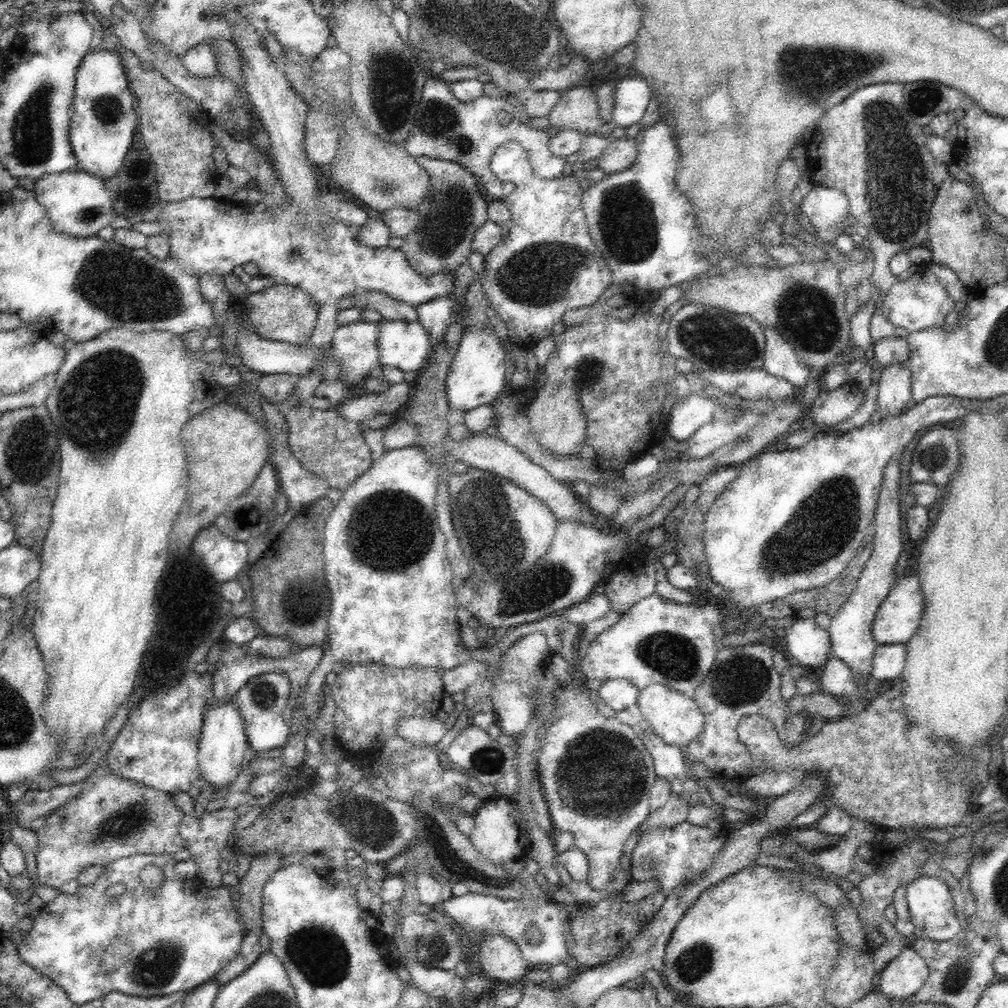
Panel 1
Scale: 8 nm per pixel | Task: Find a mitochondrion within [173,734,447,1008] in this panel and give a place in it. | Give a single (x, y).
(318, 954)

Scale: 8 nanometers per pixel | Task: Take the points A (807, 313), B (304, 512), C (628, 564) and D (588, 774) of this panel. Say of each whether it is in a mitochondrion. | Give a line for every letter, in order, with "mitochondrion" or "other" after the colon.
A: mitochondrion
B: other
C: other
D: mitochondrion

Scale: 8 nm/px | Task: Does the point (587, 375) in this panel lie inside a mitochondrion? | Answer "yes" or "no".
yes

